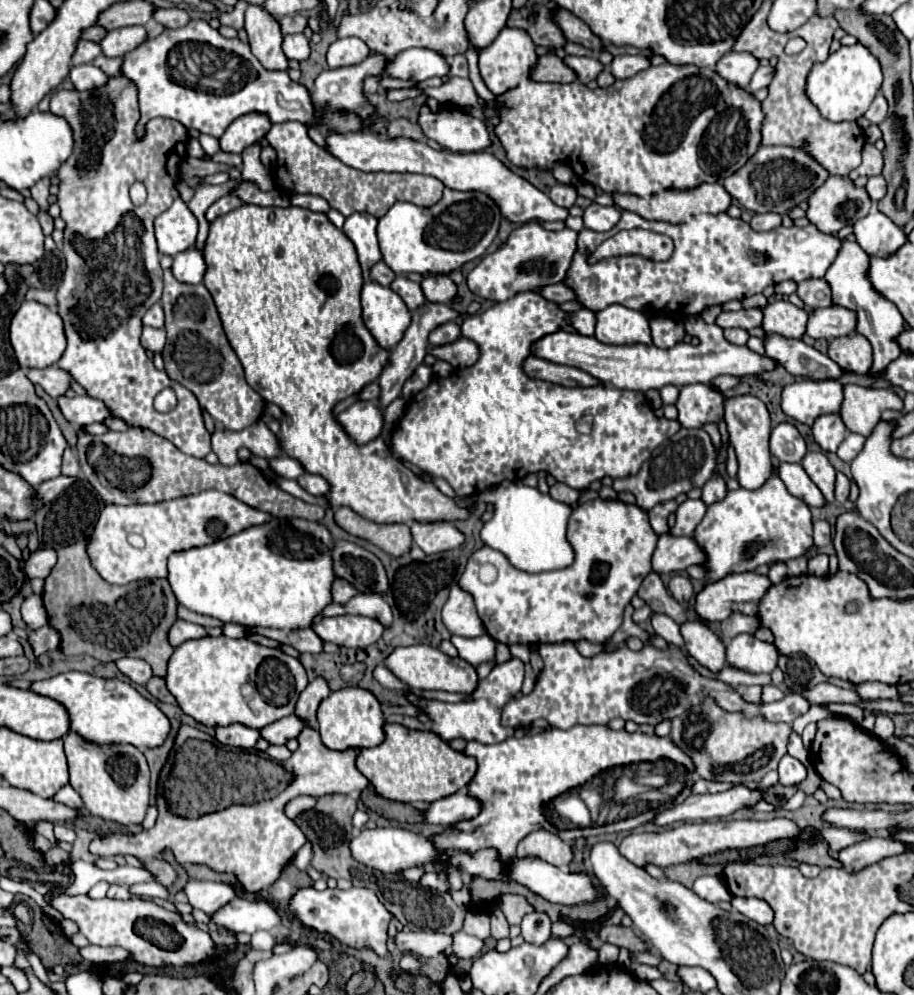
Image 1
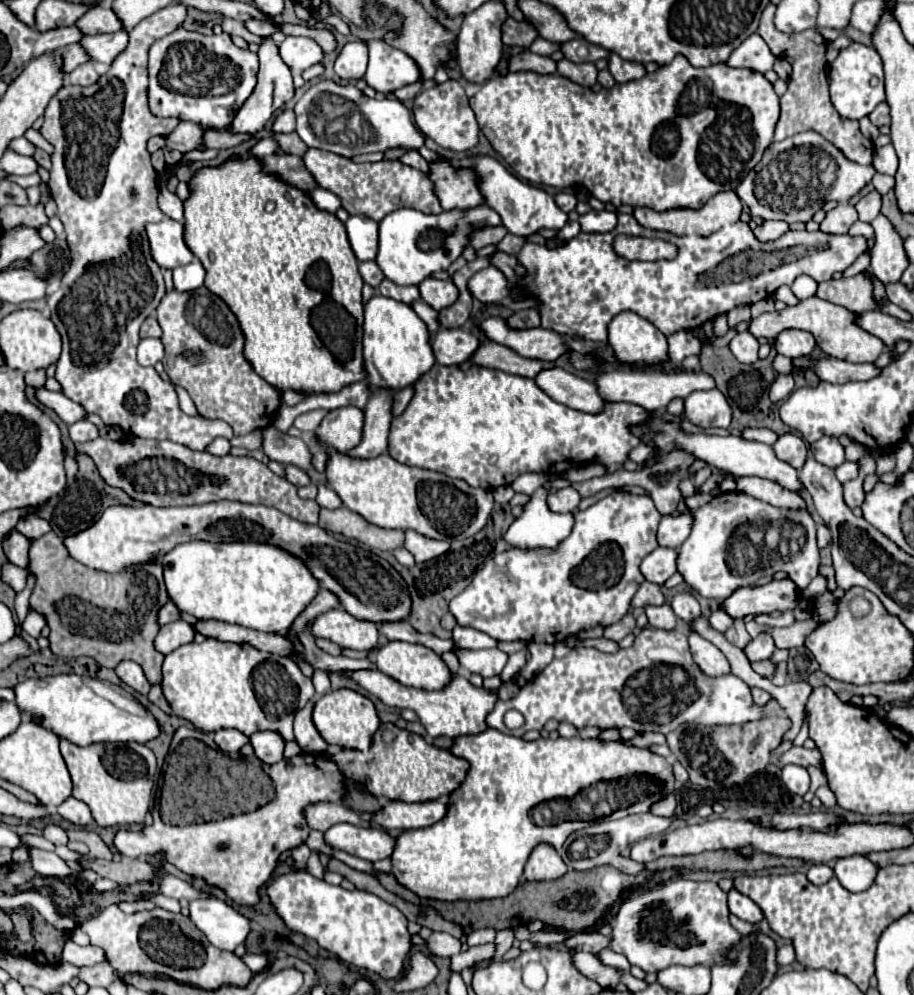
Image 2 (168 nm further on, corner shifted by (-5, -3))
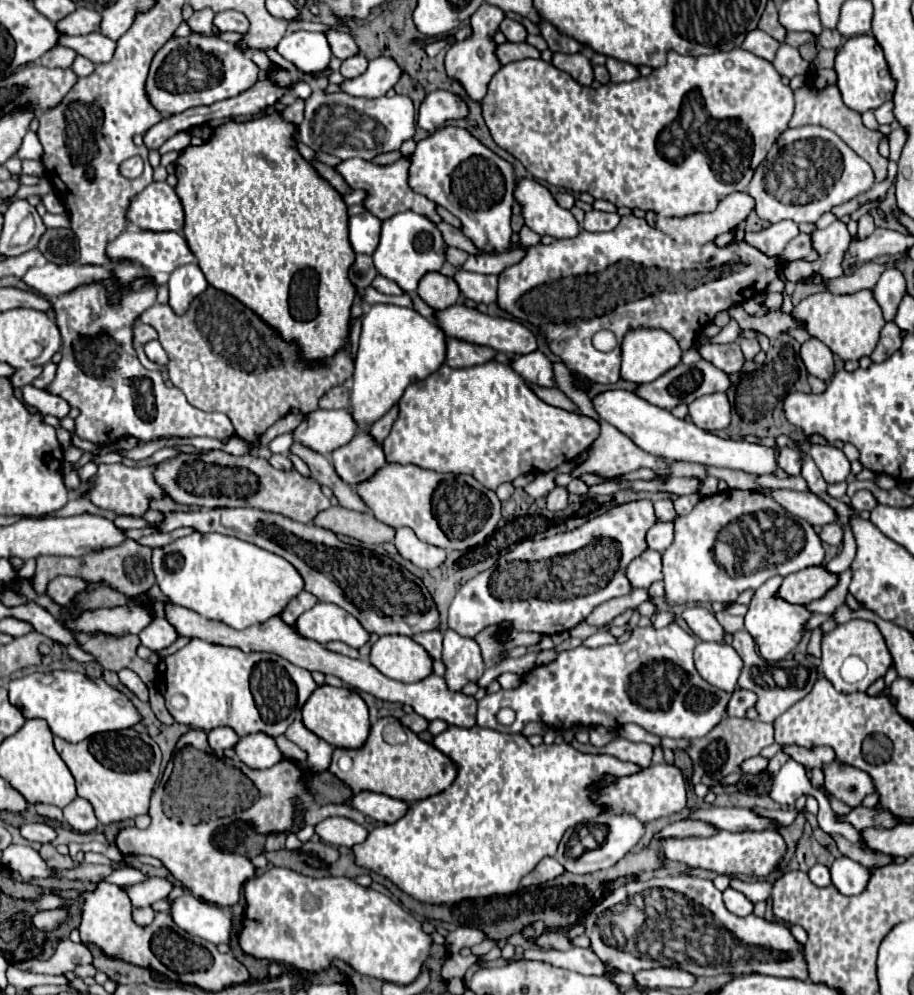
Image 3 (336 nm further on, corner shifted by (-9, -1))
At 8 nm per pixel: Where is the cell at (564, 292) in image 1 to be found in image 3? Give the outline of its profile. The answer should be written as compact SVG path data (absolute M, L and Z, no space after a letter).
M438 222L436 224L436 228L442 232L442 238L444 238L444 242L448 244L448 246L454 246L454 248L460 248L460 250L466 250L468 254L484 254L484 252L480 252L458 228L454 228L454 226L450 226L450 224L446 224L446 222Z

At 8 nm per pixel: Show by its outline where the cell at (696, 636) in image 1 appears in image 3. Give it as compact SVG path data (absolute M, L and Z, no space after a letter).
M698 642L694 648L694 666L708 684L724 692L736 690L742 660L732 646L718 642Z

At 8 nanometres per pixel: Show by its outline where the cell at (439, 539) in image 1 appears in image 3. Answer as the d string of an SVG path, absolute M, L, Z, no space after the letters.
M398 528L394 536L394 546L404 560L410 560L422 570L434 570L444 564L446 550L422 542L410 528Z

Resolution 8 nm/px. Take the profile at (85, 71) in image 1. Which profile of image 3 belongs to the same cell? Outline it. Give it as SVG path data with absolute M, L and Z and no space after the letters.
M76 56L74 64L72 64L72 70L76 72L76 76L84 78L84 76L90 76L94 72L94 64L90 60L86 60L84 56Z

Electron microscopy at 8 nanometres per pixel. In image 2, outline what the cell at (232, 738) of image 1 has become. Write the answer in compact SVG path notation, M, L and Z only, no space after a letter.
M218 730L214 734L214 742L218 744L218 748L226 754L236 754L240 752L242 746L250 744L250 738L246 734L242 734L240 730Z

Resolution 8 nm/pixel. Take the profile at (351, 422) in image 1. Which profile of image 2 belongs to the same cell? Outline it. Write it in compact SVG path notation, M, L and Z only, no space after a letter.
M344 406L332 410L316 430L316 438L324 446L332 446L340 452L348 452L362 442L364 414L356 406Z

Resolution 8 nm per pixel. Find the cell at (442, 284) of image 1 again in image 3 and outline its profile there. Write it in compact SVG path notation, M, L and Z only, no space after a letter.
M428 272L418 284L418 296L434 310L444 310L454 306L460 298L460 288L452 278L442 276L440 272Z

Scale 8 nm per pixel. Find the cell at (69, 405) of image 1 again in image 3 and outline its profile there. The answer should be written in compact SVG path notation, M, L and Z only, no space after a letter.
M32 384L24 386L24 402L28 406L34 406L42 416L46 414L52 414L56 418L64 418L70 410L70 406L66 404L66 400L62 400L60 396L54 396L54 394L48 394L46 390L40 390L40 388L34 388Z

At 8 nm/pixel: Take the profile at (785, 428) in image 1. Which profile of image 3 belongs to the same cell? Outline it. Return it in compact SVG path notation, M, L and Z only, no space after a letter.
M782 448L780 456L778 456L778 466L788 474L788 476L798 476L800 468L802 468L802 460L800 460L800 452L794 448Z

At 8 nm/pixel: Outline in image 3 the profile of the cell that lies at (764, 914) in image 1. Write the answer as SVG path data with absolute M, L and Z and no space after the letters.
M726 888L726 890L722 892L722 896L724 896L726 908L728 908L732 914L736 914L736 916L748 916L748 914L752 912L752 902L750 902L742 892L738 892L738 890L734 890L734 888Z

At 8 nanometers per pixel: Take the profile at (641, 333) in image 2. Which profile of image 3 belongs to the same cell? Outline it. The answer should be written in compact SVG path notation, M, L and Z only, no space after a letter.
M656 328L630 330L622 342L622 378L634 384L654 382L658 376L678 366L680 358L682 358L682 350L666 330L656 330Z

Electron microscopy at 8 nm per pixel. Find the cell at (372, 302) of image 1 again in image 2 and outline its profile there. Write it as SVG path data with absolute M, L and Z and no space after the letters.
M374 294L364 306L364 360L368 382L376 388L400 390L414 384L434 366L430 334L412 306Z

